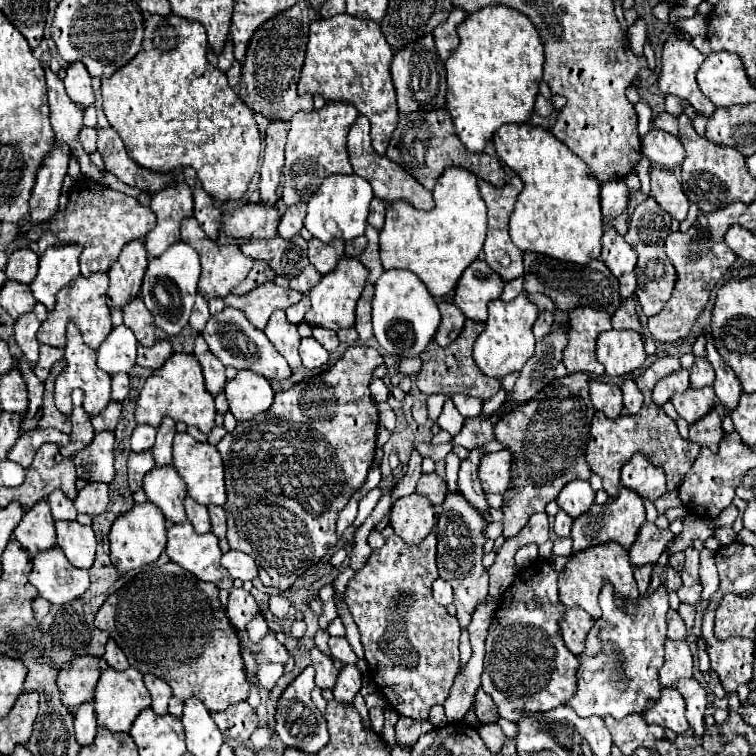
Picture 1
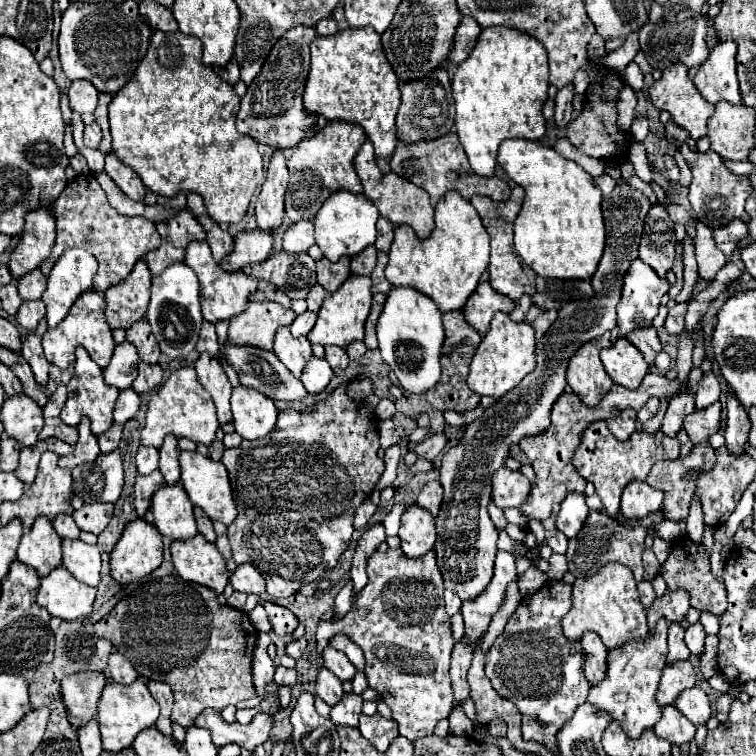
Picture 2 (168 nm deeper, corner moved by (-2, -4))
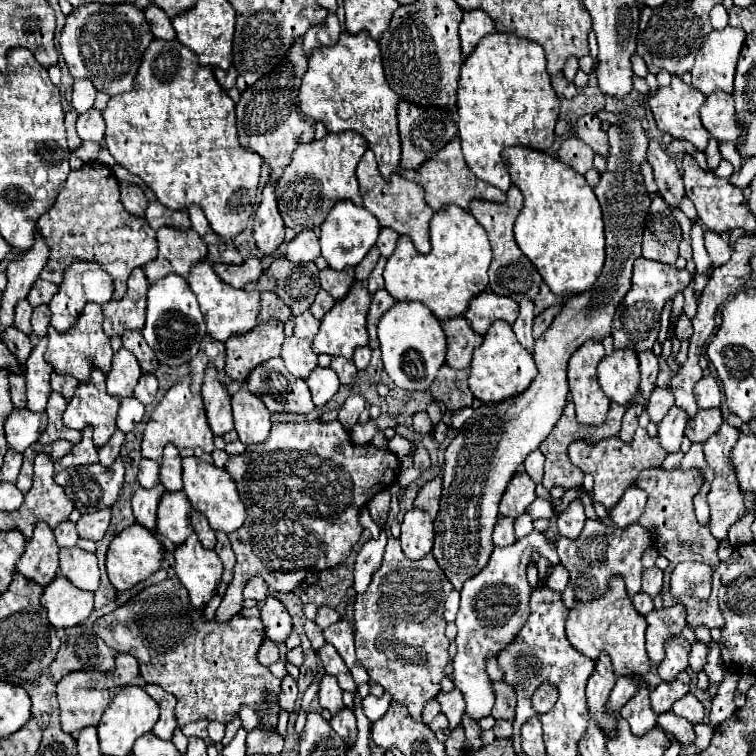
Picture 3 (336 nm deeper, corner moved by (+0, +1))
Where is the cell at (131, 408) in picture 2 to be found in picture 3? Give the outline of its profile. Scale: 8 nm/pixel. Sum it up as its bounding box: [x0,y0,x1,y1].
[117,396,145,434]

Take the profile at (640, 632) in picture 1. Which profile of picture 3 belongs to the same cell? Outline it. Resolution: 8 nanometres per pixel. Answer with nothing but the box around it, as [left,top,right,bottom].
[623,684,657,736]

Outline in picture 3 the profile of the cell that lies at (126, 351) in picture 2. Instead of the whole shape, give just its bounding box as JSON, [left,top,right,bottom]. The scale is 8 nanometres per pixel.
[107,348,141,396]

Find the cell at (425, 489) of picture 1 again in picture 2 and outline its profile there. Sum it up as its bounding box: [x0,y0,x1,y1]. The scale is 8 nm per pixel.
[417,479,443,517]

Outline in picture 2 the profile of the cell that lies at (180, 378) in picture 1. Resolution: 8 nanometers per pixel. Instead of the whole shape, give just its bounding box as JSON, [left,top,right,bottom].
[141,367,219,447]

